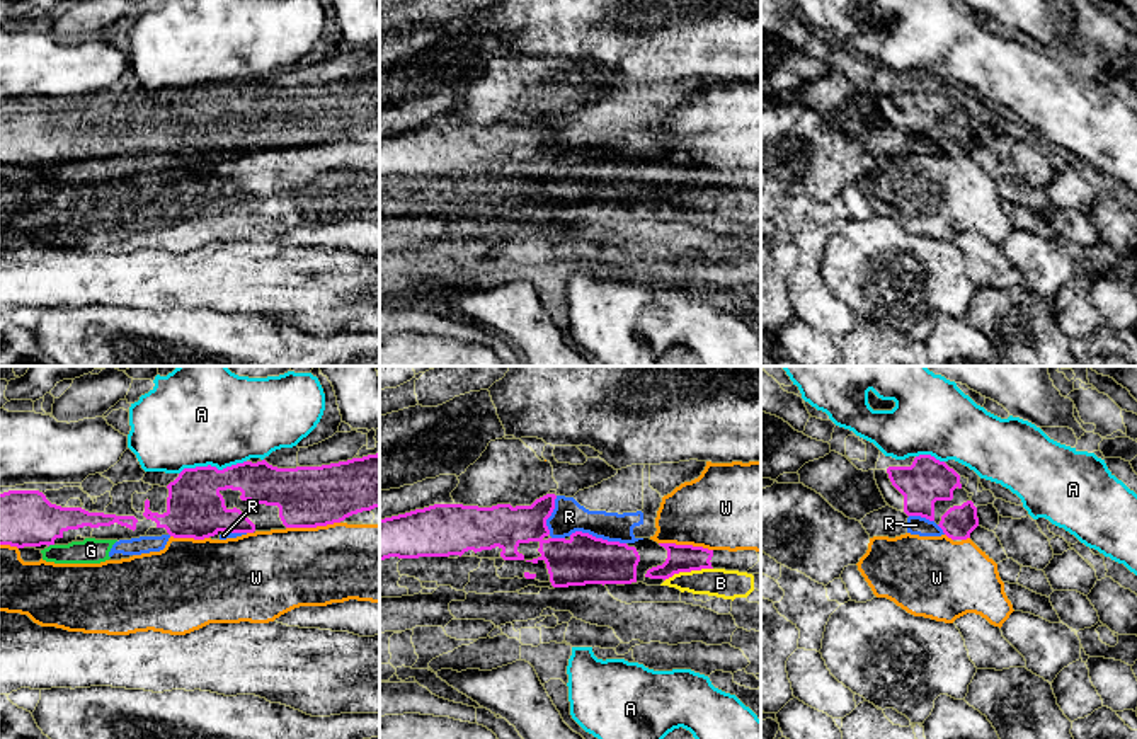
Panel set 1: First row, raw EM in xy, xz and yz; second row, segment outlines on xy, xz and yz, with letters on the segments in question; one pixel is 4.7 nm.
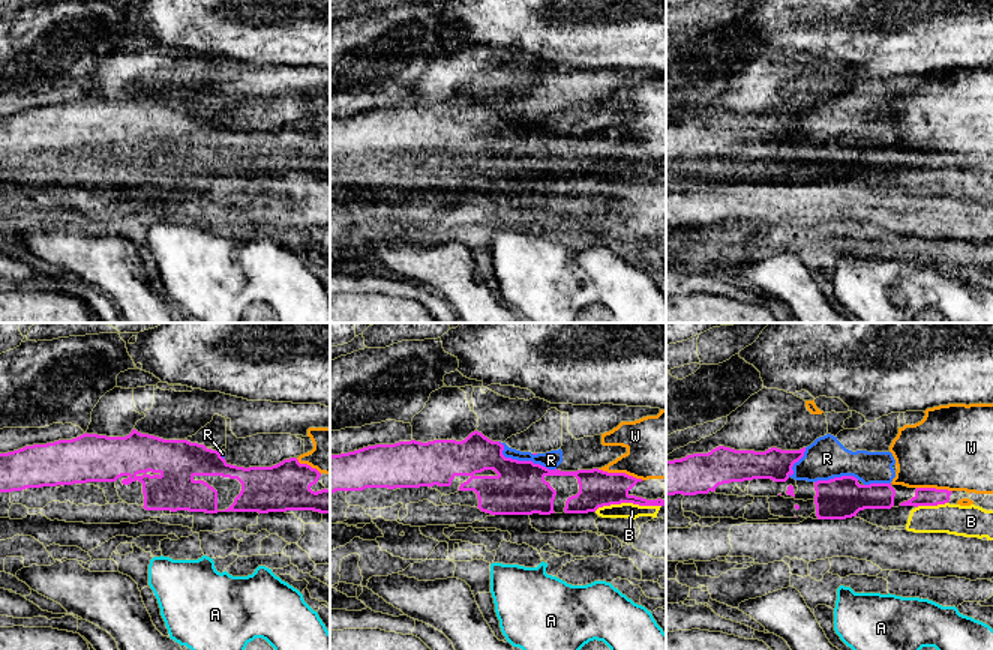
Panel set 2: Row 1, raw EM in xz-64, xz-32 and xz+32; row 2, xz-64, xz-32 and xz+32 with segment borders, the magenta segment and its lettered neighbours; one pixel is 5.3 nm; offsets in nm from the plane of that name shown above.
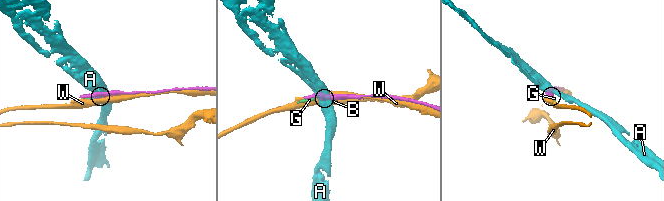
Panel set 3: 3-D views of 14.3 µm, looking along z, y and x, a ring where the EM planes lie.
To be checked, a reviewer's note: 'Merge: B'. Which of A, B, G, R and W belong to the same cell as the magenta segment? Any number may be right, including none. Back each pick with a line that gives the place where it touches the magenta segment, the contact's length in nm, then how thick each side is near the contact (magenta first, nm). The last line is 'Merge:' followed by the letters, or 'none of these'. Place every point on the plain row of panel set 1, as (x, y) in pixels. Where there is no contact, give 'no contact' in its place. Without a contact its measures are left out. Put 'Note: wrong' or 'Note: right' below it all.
Merge: none of these
Note: wrong

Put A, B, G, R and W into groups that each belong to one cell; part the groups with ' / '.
A / B / G R / W

